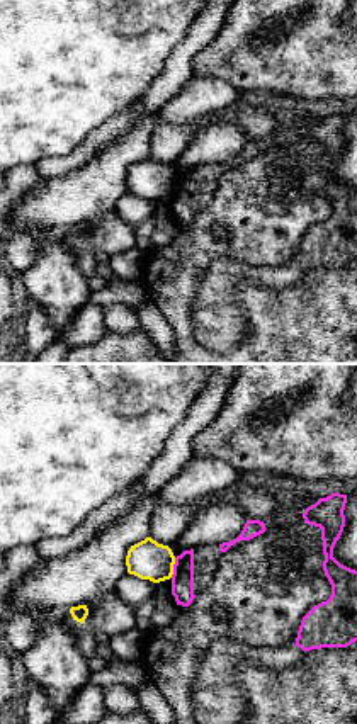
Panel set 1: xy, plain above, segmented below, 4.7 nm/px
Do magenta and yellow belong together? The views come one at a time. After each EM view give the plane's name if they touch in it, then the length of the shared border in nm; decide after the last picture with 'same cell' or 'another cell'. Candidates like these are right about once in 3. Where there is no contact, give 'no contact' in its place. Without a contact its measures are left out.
meets magenta in xy; contact 100 nm long

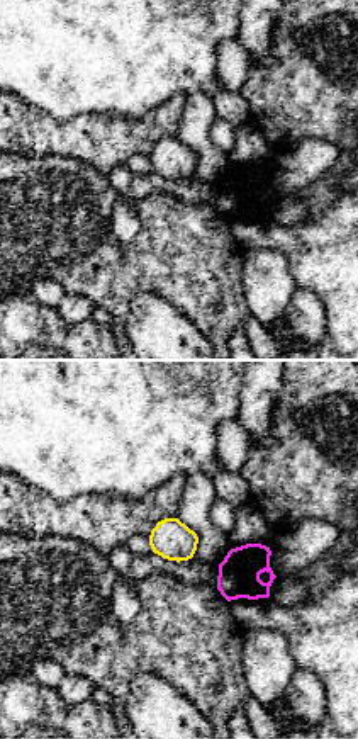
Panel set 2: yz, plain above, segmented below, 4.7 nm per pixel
no contact

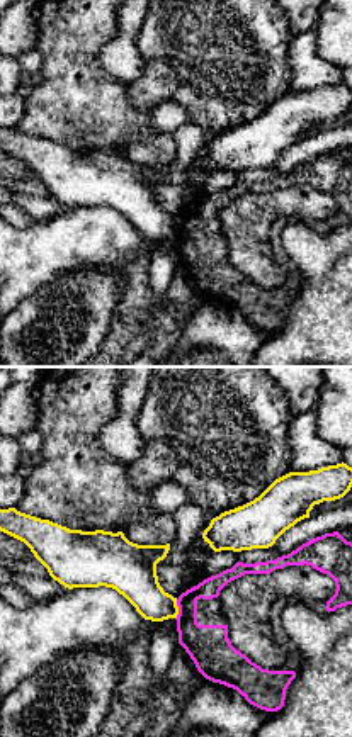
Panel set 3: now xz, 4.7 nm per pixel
meets magenta in xz; contact 100 nm long

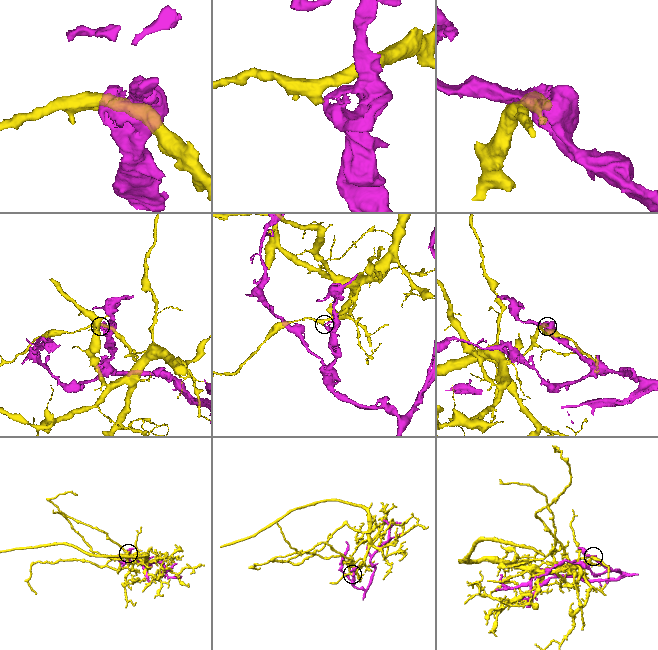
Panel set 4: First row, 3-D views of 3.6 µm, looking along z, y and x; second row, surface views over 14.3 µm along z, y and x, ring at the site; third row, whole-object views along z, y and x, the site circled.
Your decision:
another cell

